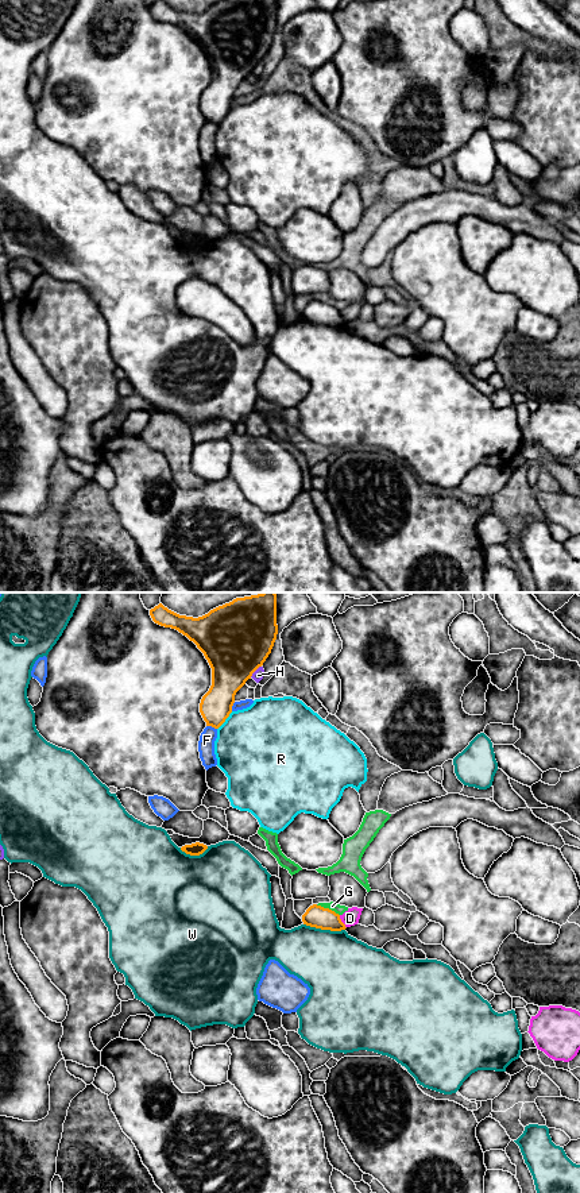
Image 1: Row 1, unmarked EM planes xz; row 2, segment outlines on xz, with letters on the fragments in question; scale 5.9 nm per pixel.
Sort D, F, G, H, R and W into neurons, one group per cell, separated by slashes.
D / F / G / H / R / W

